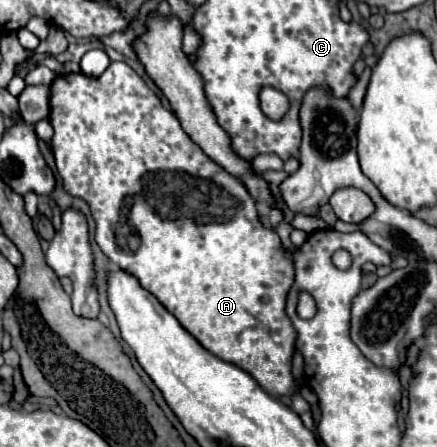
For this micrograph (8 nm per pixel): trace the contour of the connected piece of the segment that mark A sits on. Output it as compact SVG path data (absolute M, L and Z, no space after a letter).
M111 62L111 66L105 70L105 74L101 74L99 78L89 78L85 74L59 74L53 82L51 82L51 96L49 96L49 104L51 104L51 112L49 112L49 122L55 130L53 134L53 154L55 154L55 164L57 164L57 172L63 180L63 188L65 192L69 192L71 196L79 196L83 198L89 208L91 208L91 216L95 220L95 242L101 246L101 250L105 252L105 256L117 264L119 268L135 274L141 282L143 288L147 288L151 294L155 294L159 298L159 302L181 322L181 326L193 334L197 338L197 342L209 350L213 356L231 362L235 366L239 366L241 370L249 372L265 392L269 392L275 398L281 396L293 396L299 390L299 384L295 382L293 374L291 374L291 356L295 350L295 330L293 324L289 322L287 314L285 314L285 304L287 304L287 294L289 294L289 286L293 286L293 262L289 262L289 250L283 248L277 232L265 228L259 222L259 214L257 214L257 206L255 200L249 196L247 188L233 178L231 174L227 174L221 166L217 166L209 156L203 154L203 150L187 136L187 132L181 128L179 118L165 110L161 100L155 96L155 92L151 92L147 88L147 84L143 82L143 78L129 68L125 62Z

